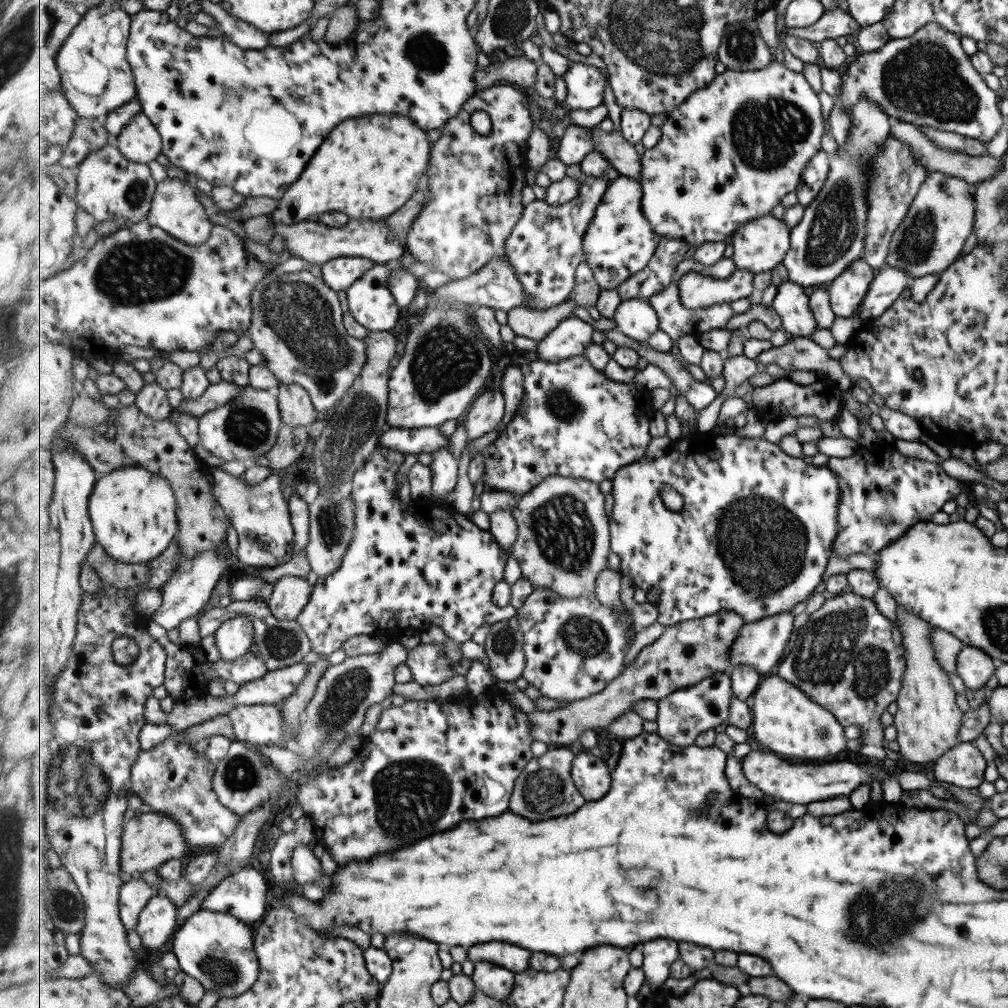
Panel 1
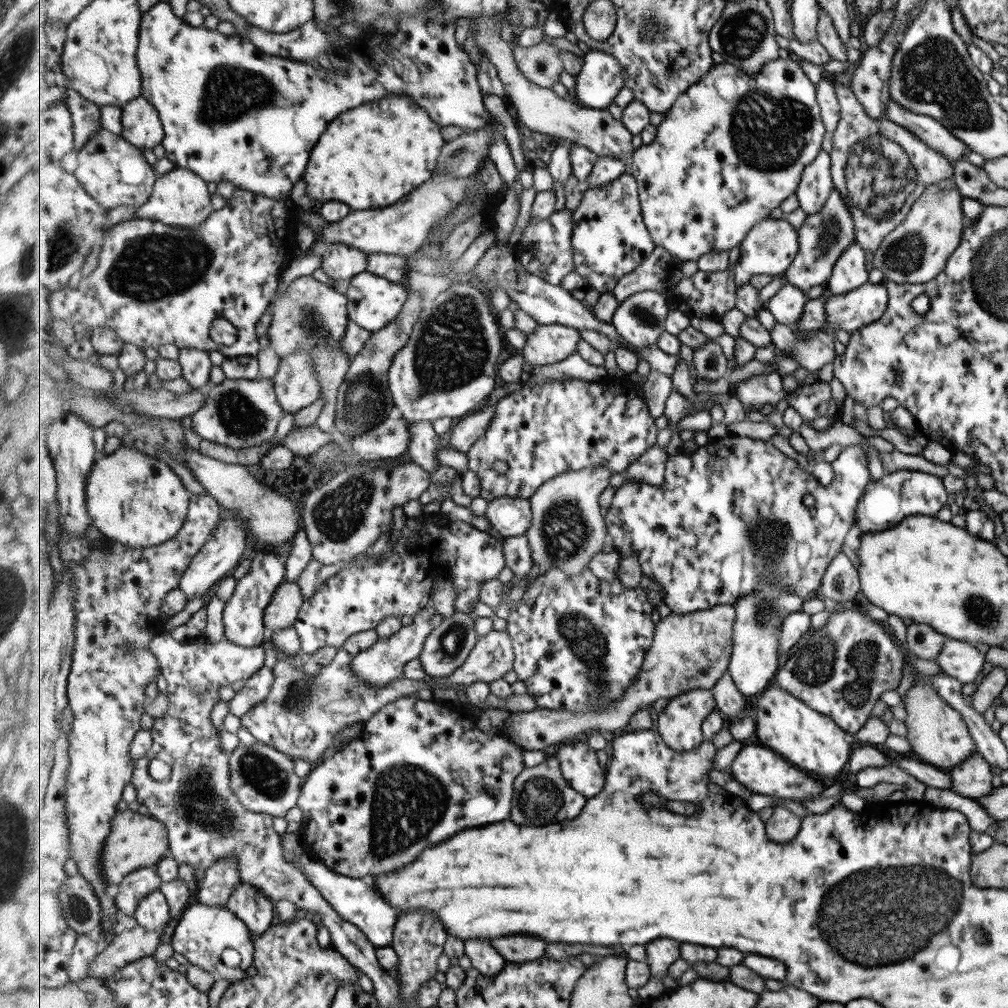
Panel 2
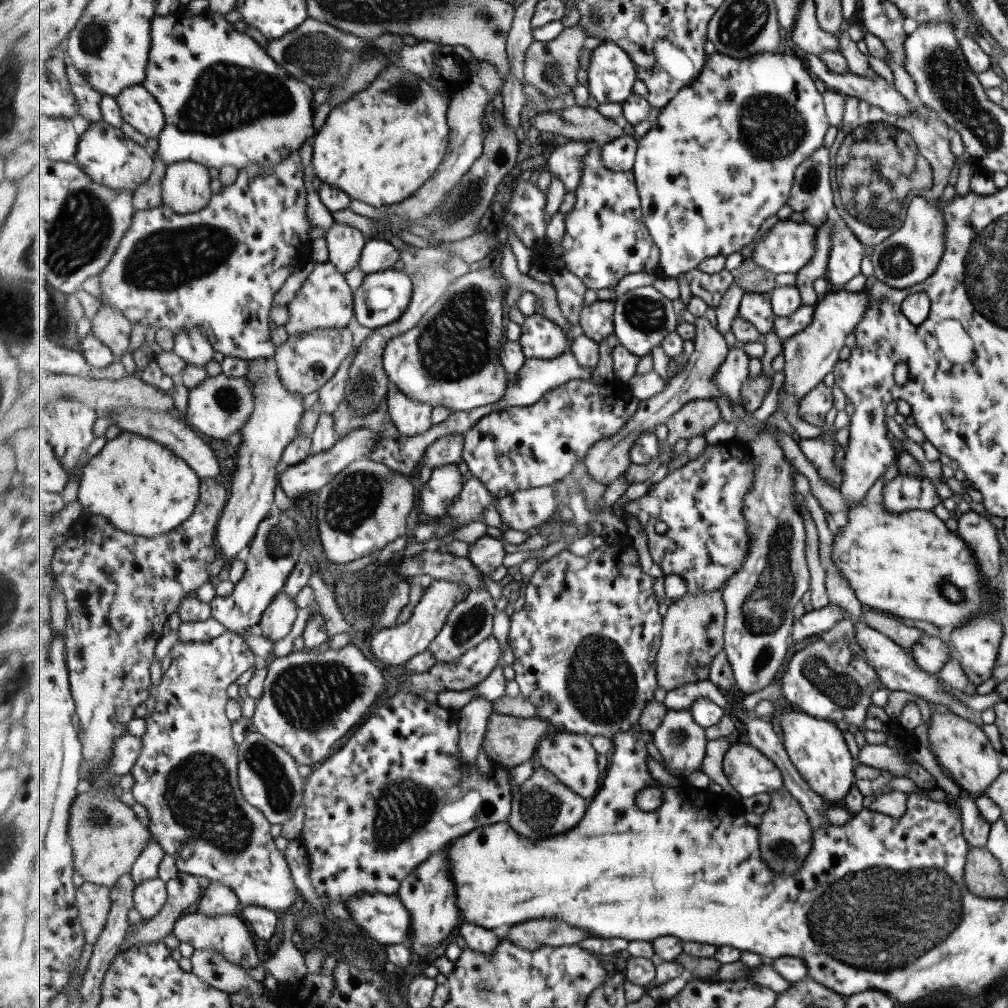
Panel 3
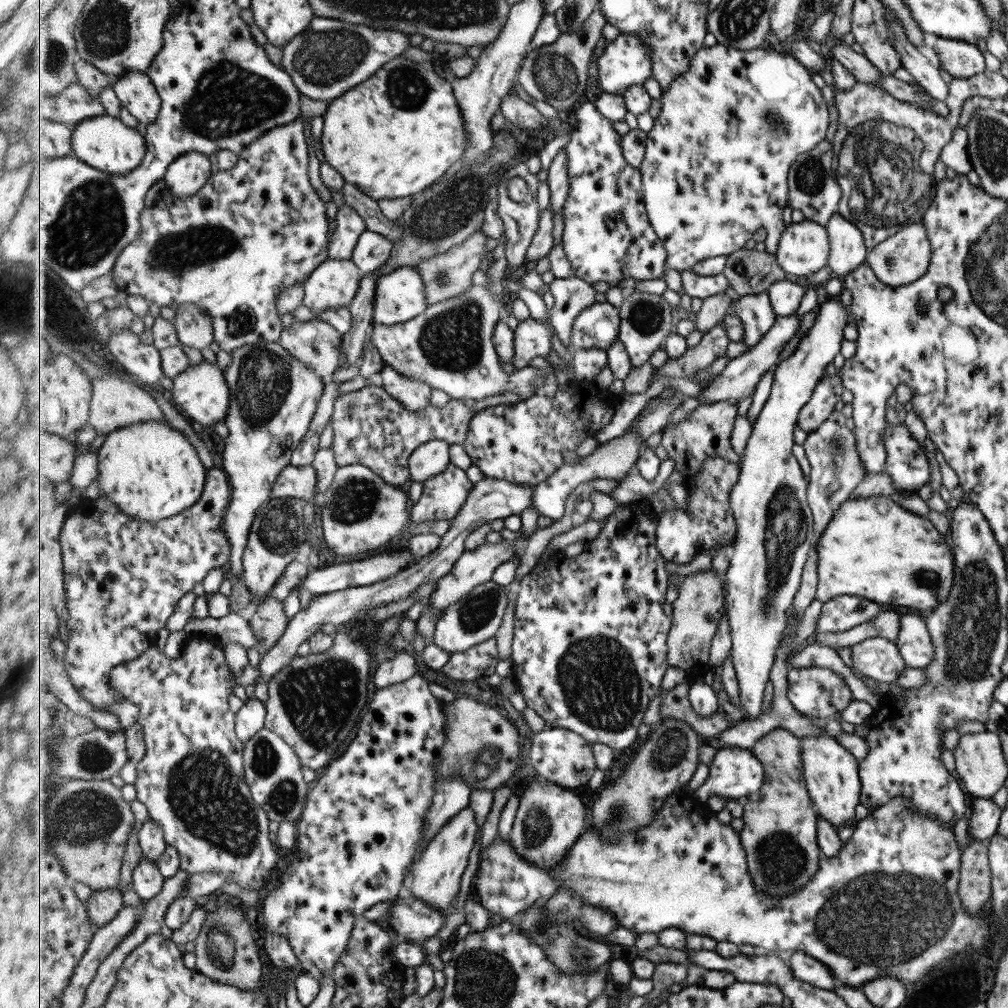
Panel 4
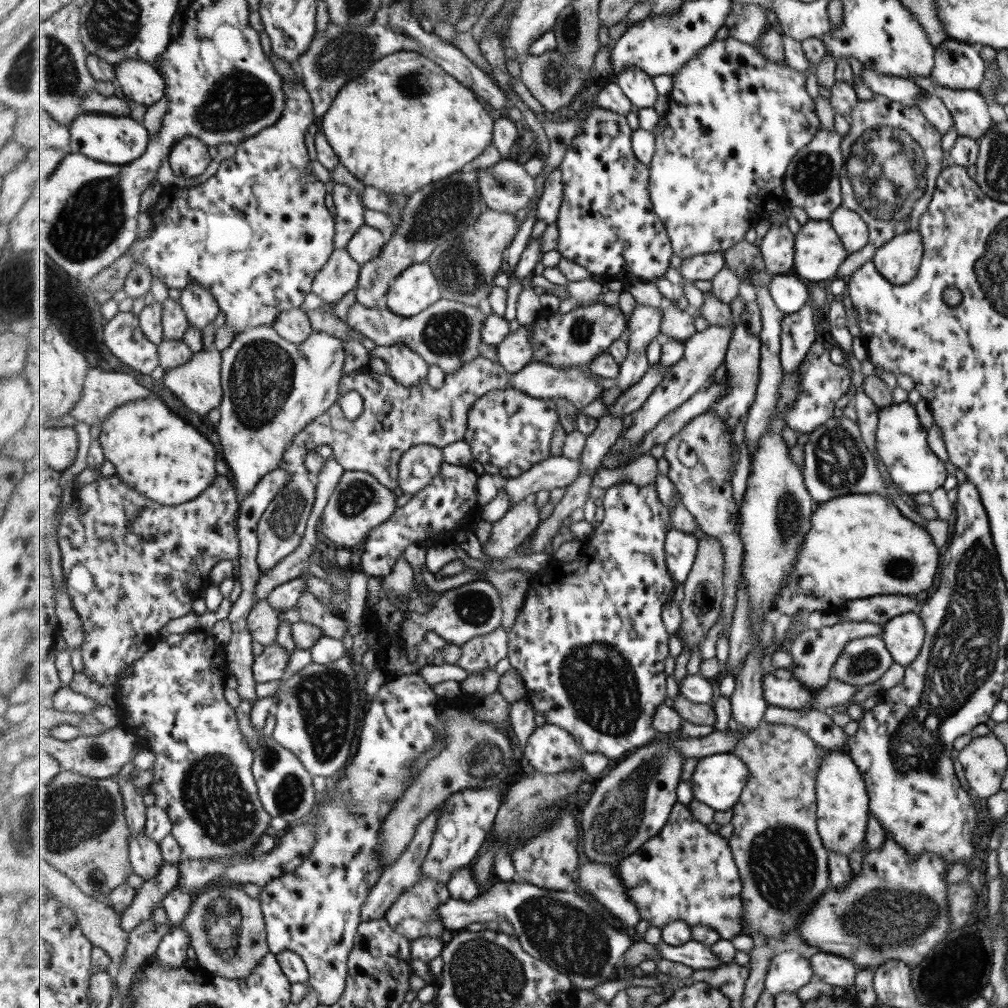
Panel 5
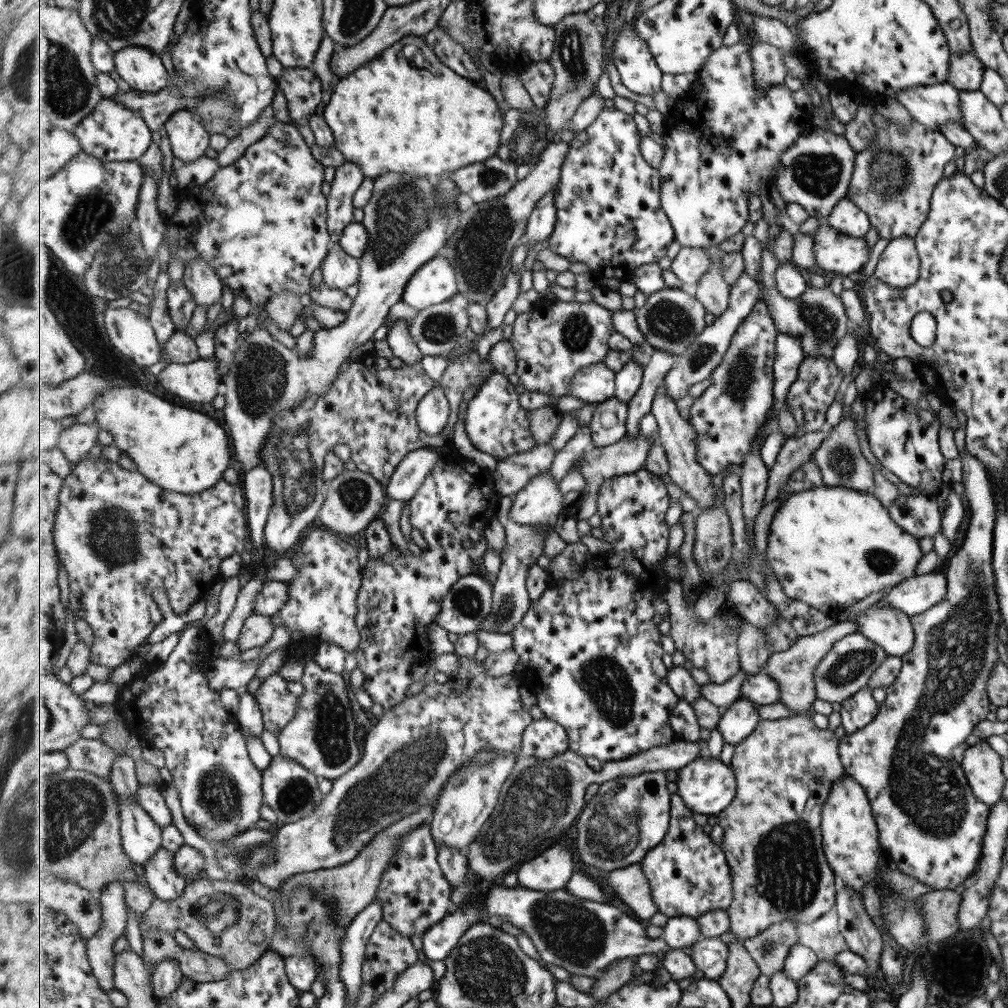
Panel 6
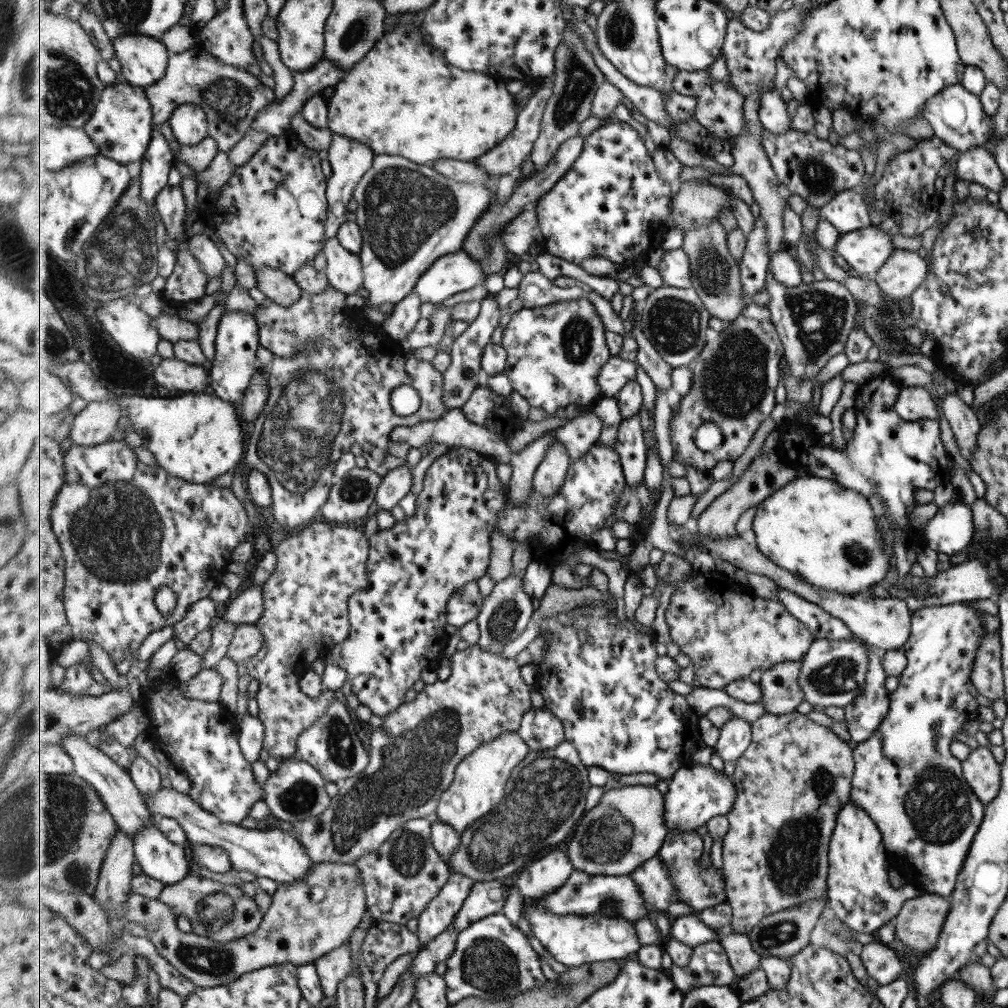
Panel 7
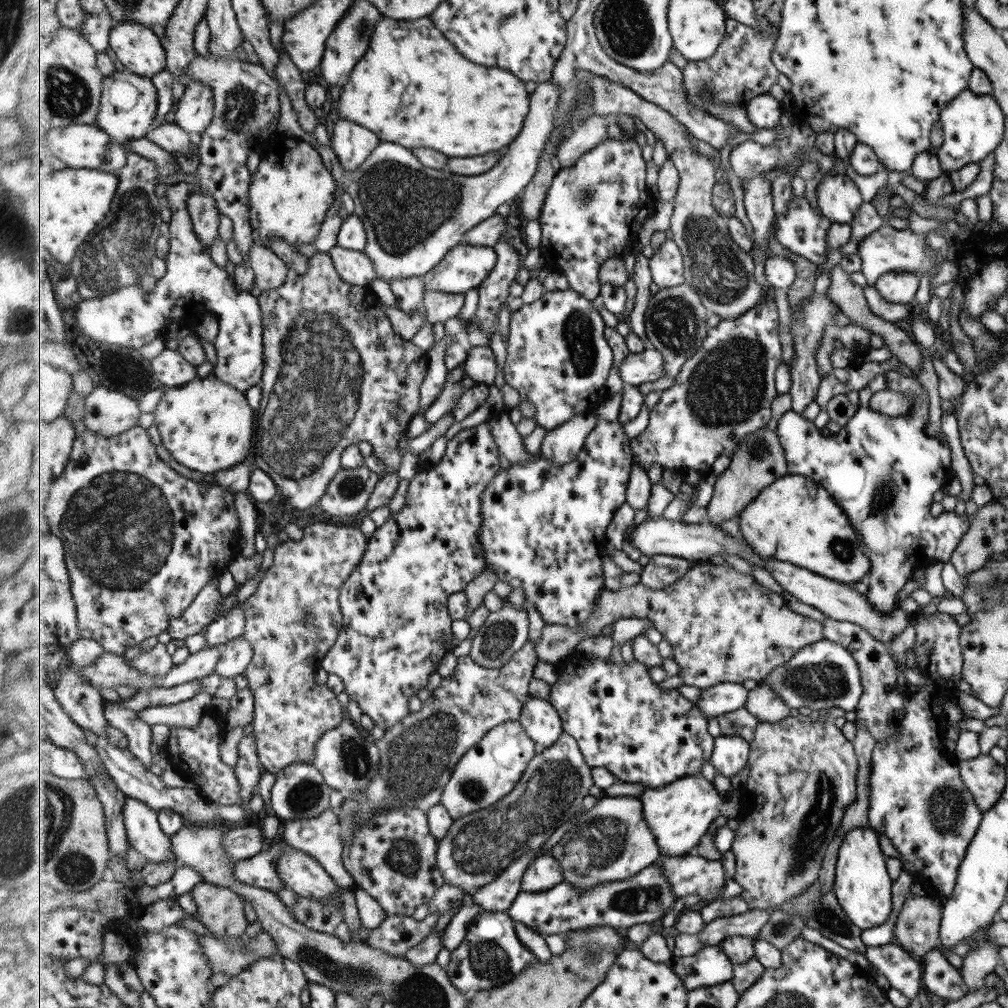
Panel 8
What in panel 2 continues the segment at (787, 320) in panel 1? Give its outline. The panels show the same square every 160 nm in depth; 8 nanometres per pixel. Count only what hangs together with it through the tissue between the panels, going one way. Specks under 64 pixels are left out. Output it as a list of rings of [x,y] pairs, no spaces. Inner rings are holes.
[[[786,283],[768,300],[767,309],[774,316],[776,322],[783,325],[795,326],[801,319],[807,296],[793,284]]]

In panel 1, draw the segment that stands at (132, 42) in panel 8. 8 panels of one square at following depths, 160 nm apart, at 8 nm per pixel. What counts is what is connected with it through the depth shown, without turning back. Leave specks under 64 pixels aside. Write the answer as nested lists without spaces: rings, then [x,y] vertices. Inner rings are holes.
[[[140,112],[117,139],[119,150],[131,162],[151,164],[163,153],[161,133],[144,112]]]

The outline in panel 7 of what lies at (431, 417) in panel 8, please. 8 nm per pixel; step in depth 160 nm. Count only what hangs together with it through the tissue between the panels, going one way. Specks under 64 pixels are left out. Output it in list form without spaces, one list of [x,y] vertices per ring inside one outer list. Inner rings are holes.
[[[494,294],[488,295],[482,302],[480,316],[471,324],[468,324],[463,333],[461,333],[451,345],[452,364],[444,372],[444,401],[448,406],[448,411],[461,409],[464,404],[469,402],[474,390],[481,386],[484,381],[482,361],[485,348],[491,344],[493,332],[498,330],[499,322],[506,311],[501,310],[499,302],[493,299]]]

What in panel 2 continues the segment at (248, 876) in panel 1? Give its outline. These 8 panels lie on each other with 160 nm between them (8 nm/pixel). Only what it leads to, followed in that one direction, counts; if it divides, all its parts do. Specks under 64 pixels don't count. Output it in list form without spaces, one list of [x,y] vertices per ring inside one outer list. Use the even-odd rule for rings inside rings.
[[[240,881],[227,904],[255,936],[268,931],[278,920],[276,906],[261,891],[259,887]]]

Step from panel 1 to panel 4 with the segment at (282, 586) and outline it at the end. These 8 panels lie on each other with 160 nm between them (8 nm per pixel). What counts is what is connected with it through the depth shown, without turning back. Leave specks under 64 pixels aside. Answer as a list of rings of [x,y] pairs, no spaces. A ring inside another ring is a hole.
[[[270,594],[257,605],[250,618],[251,628],[262,651],[269,650],[281,640],[291,621],[285,610],[283,597]]]

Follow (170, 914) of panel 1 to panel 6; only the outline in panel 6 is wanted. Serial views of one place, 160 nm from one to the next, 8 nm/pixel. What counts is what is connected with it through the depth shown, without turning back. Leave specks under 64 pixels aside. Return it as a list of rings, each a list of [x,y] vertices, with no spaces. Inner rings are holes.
[[[117,795],[117,804],[119,804],[121,809],[119,818],[121,818],[124,849],[129,855],[129,858],[132,858],[134,864],[145,866],[148,860],[156,856],[158,850],[162,848],[163,829],[151,819],[149,813],[139,805],[138,801],[121,801],[121,797]]]

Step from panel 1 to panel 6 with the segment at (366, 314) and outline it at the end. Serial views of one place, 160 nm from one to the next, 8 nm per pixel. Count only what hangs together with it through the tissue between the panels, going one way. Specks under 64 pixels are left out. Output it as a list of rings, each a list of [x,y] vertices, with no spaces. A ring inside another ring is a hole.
[[[438,256],[413,274],[402,301],[419,312],[452,300],[458,293],[456,267],[448,258]]]

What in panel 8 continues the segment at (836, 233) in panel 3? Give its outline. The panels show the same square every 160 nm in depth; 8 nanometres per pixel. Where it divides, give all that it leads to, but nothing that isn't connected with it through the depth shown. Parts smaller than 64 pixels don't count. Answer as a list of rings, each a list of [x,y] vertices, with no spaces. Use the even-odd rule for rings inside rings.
[[[845,174],[825,175],[816,185],[816,204],[831,223],[848,224],[863,202],[857,187]]]

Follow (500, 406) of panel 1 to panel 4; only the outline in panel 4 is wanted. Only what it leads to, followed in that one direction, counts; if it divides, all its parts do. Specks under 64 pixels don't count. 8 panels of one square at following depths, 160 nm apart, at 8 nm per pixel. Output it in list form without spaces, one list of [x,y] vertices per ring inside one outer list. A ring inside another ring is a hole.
[[[433,439],[417,448],[409,459],[411,483],[422,482],[447,470],[451,462],[451,445],[445,439]]]

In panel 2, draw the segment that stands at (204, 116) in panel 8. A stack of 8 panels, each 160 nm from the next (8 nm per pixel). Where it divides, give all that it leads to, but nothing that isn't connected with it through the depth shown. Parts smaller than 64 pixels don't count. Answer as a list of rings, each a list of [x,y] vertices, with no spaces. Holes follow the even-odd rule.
[[[176,167],[156,180],[152,197],[139,207],[136,218],[151,218],[169,226],[202,228],[213,212],[211,206],[212,185],[188,168]]]

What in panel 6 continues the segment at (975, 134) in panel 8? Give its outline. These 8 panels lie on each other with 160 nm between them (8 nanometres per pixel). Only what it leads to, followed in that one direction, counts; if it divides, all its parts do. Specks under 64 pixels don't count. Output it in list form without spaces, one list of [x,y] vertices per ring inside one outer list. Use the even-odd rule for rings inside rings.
[[[942,83],[931,86],[911,86],[904,88],[897,91],[894,94],[894,98],[907,110],[912,119],[915,119],[929,130],[939,131],[940,126],[947,121],[959,123],[960,127],[962,127],[962,122],[960,122],[962,119],[960,118],[961,102],[958,99],[958,92],[959,90],[951,87],[951,85]]]

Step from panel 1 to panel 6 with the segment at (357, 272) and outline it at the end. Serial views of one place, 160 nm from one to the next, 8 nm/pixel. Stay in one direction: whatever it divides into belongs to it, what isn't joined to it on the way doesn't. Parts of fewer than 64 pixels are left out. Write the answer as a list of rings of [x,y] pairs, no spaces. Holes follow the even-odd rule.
[[[348,160],[335,170],[335,177],[330,185],[331,191],[328,196],[328,231],[332,234],[333,244],[340,242],[347,226],[355,220],[355,193],[361,188],[365,179],[363,169]]]

